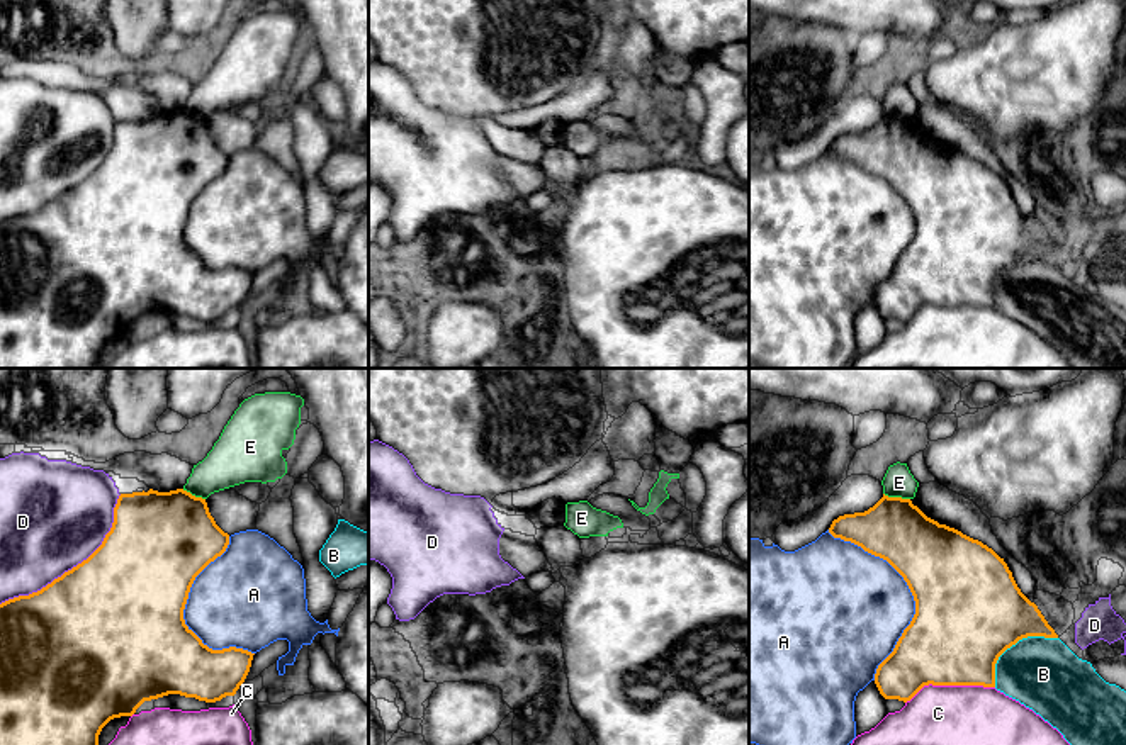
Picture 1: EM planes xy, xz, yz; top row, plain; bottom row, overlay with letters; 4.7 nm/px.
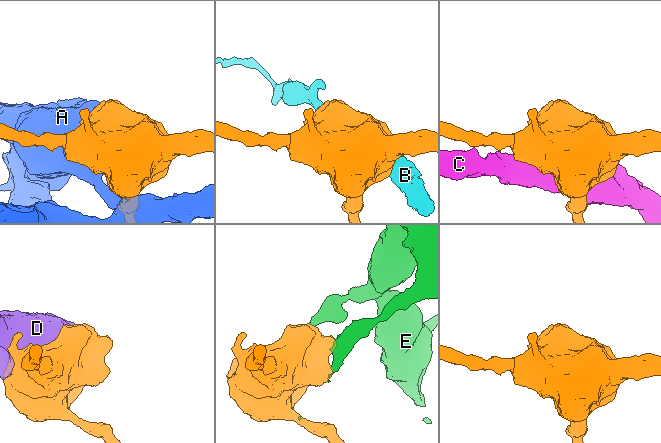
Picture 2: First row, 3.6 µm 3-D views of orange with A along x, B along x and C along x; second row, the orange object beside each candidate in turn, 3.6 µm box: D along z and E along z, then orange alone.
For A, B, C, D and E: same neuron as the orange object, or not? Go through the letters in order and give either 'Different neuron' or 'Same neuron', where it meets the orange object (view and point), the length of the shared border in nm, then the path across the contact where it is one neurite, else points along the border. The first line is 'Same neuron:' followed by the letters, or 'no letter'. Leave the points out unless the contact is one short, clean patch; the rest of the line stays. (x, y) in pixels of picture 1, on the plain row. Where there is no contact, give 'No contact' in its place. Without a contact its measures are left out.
Same neuron: no letter
A: Different neuron. Touches orange at yz (911, 211). Shared border 750 nm
B: Different neuron. Touches orange at yz (1013, 263). Shared border 380 nm
C: Different neuron. Touches orange at yz (950, 304). Shared border 440 nm
D: Different neuron. Touches orange at xy (77, 185). Shared border 800 nm
E: Different neuron. Touches orange at yz (897, 117). Shared border 130 nm. Boundary: yz (883, 112), (909, 119)

